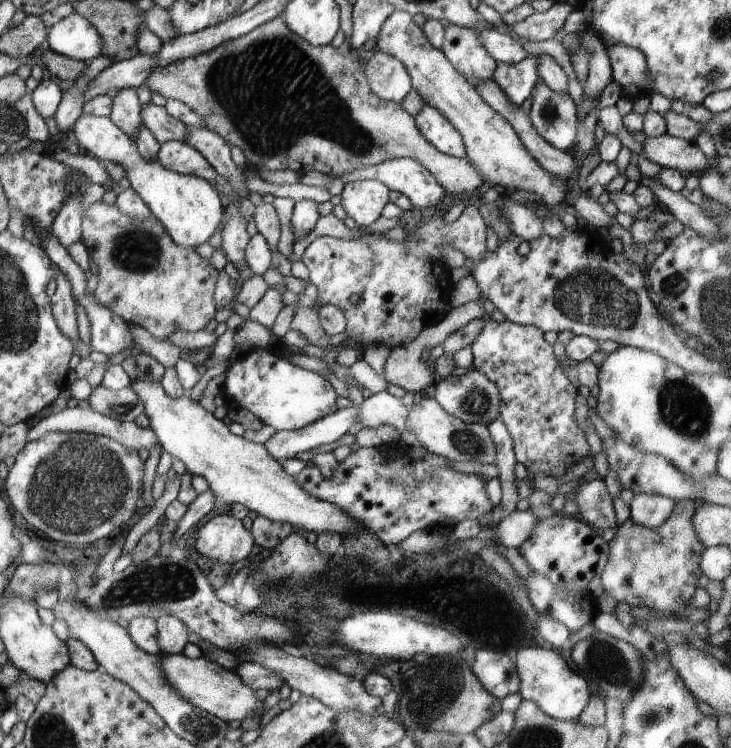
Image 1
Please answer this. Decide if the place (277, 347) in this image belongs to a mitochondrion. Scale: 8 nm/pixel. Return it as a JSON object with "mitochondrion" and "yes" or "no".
{"mitochondrion":"no"}

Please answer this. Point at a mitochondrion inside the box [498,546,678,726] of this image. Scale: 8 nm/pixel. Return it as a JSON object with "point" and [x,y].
{"point":[603,659]}

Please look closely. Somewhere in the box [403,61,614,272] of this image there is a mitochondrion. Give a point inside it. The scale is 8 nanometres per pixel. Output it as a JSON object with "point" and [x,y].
{"point":[550,114]}

